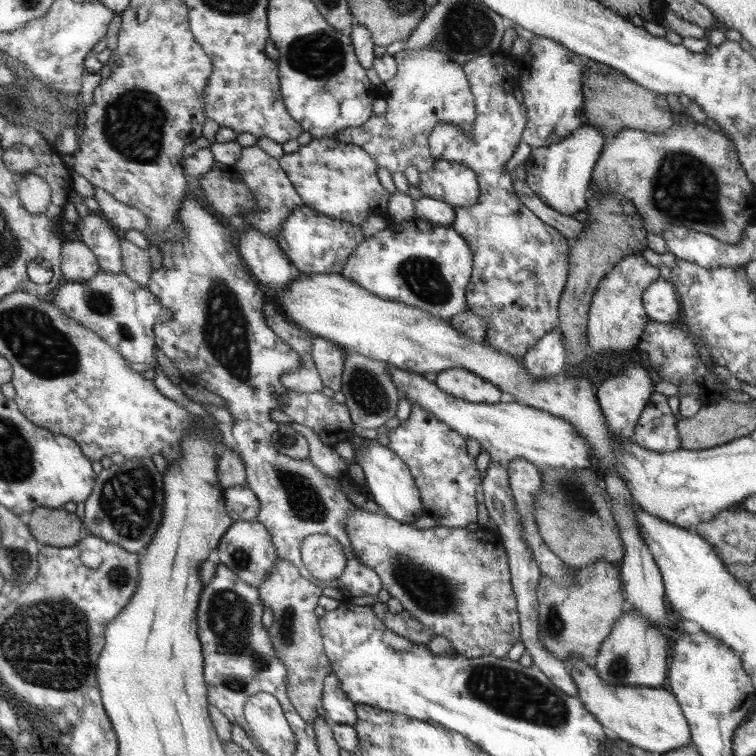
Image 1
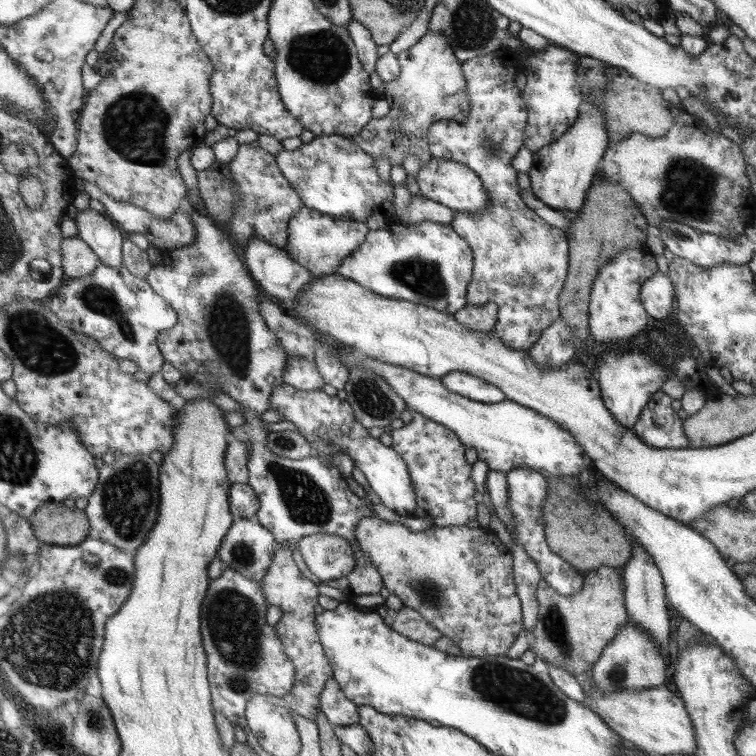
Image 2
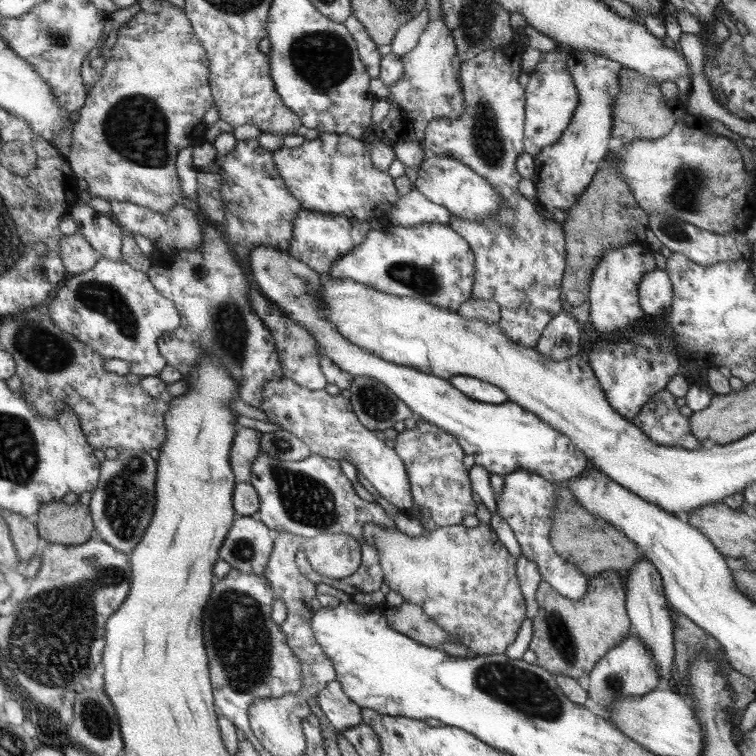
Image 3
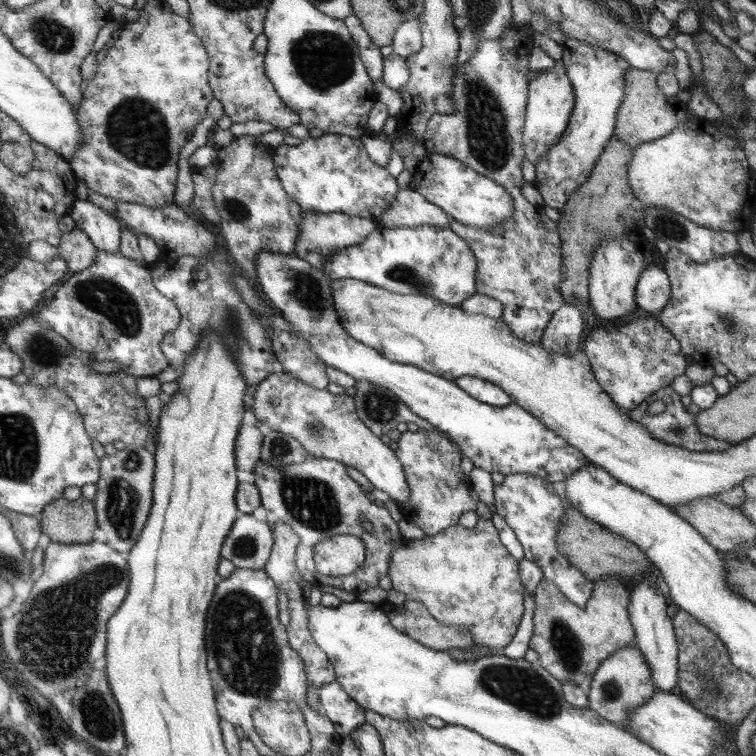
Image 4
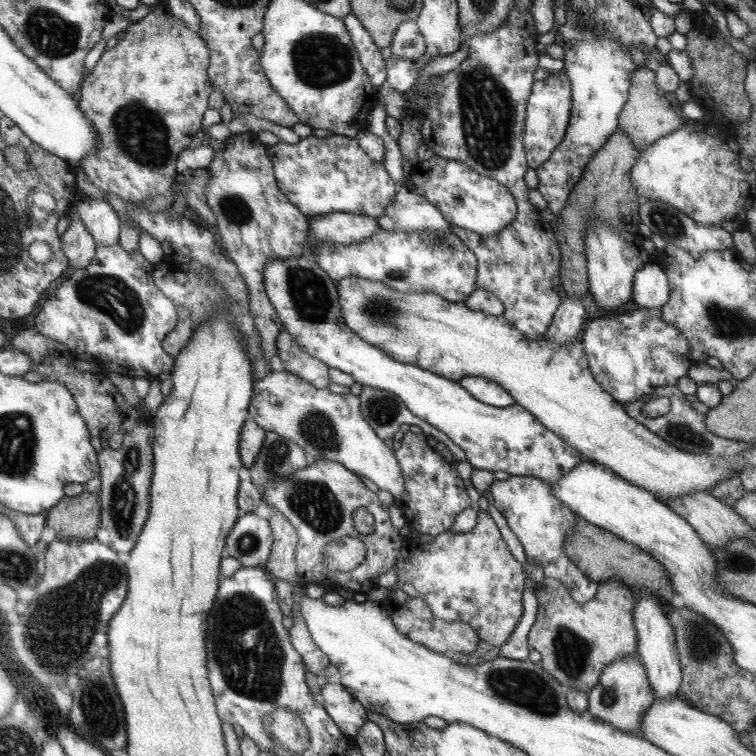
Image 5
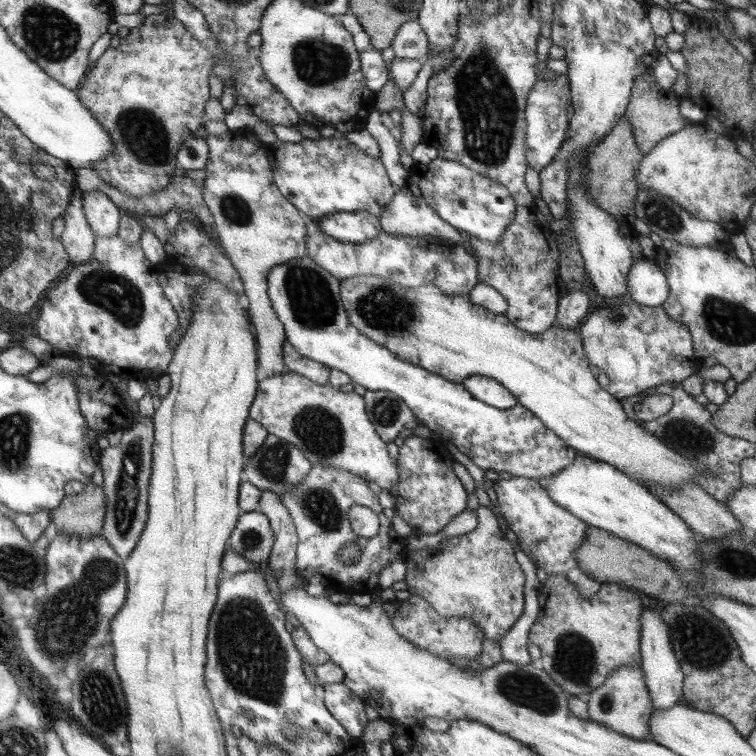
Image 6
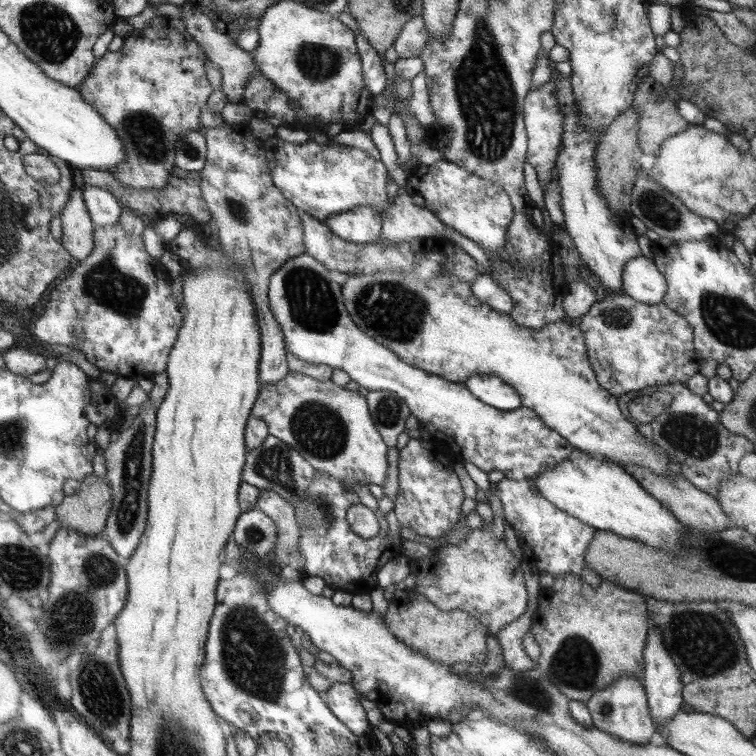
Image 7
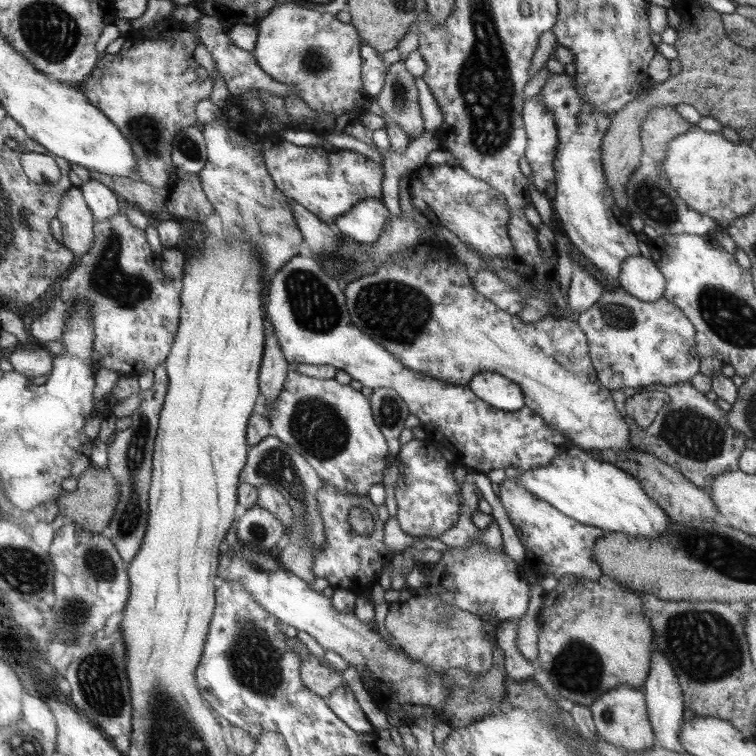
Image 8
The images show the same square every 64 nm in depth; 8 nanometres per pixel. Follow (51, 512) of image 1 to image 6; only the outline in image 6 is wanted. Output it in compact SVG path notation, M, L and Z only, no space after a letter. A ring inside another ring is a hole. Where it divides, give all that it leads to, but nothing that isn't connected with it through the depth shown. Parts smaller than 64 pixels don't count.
M92 483L83 485L80 496L68 496L68 504L56 512L56 524L60 524L58 533L78 535L90 538L100 535L106 518L107 495L102 485Z

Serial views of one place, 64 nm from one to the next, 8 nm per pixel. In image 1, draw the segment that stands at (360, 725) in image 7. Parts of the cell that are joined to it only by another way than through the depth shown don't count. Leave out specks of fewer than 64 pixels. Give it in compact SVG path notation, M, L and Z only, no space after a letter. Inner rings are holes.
M331 672L323 682L323 717L328 722L341 723L355 726L357 714L346 692L342 691L338 676Z

